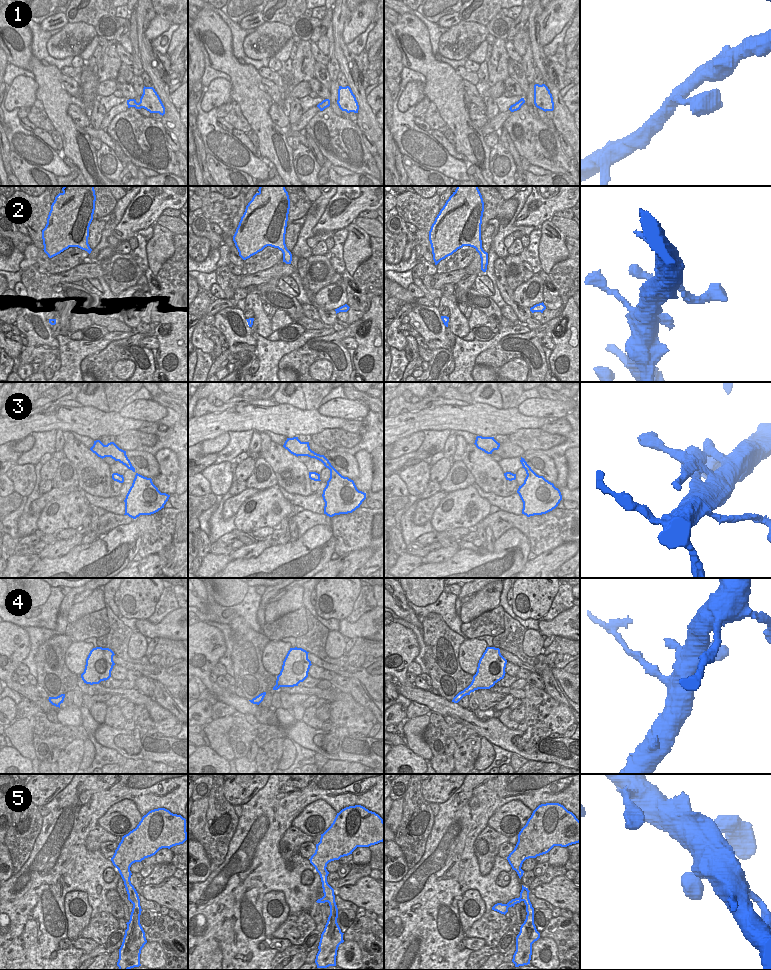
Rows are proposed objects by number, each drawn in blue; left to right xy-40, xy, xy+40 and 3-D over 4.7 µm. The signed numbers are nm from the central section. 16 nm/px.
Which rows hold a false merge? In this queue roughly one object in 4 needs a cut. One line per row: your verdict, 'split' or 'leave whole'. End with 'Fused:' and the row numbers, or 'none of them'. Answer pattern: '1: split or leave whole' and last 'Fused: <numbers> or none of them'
1: leave whole
2: leave whole
3: leave whole
4: split
5: leave whole
Fused: 4

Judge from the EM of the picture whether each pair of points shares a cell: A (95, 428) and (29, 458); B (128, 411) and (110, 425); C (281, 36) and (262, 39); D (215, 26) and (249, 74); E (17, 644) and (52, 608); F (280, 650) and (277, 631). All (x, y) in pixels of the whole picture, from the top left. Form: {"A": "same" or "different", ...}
{"A": "different", "B": "different", "C": "same", "D": "same", "E": "different", "F": "different"}

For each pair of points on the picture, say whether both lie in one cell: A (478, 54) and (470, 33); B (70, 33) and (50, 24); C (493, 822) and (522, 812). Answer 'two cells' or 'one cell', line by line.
A: two cells
B: two cells
C: one cell

